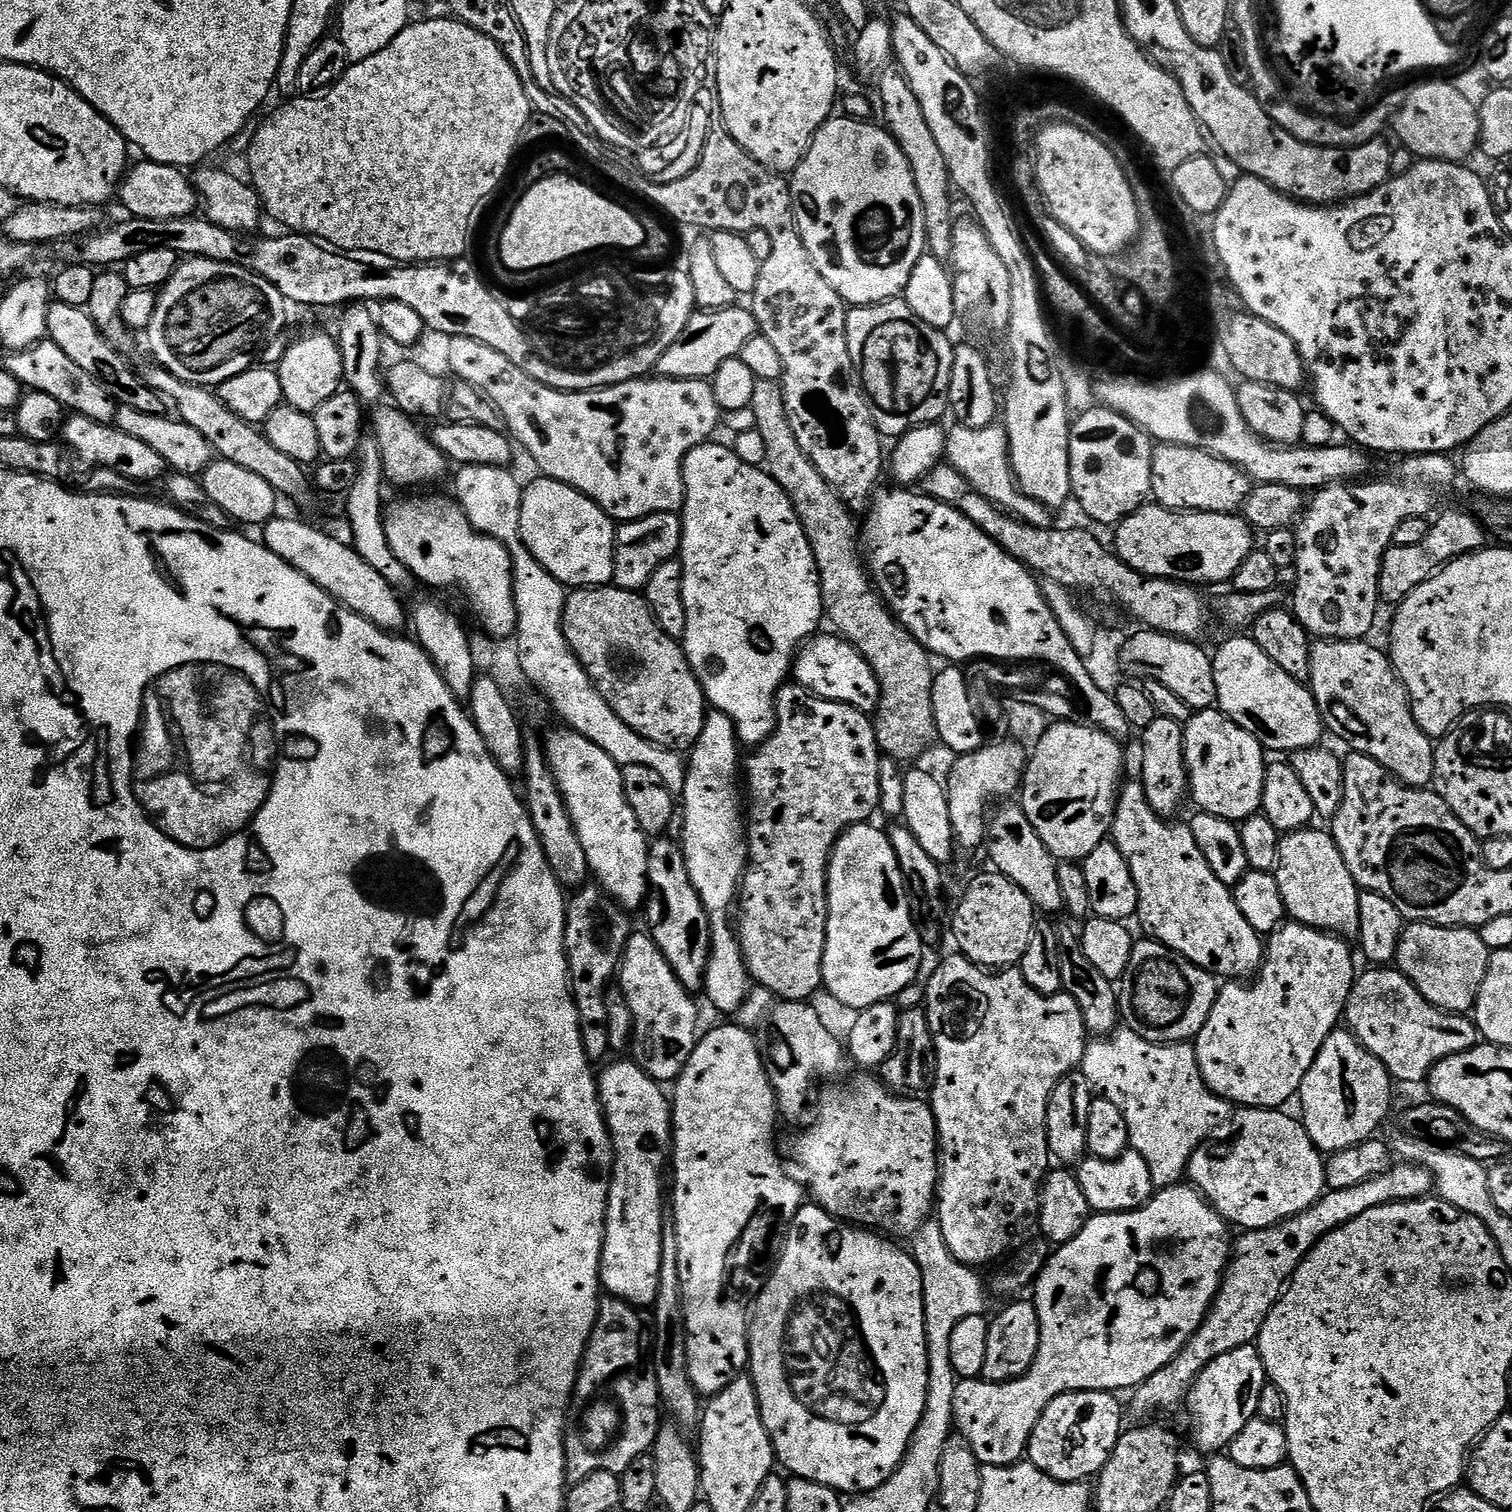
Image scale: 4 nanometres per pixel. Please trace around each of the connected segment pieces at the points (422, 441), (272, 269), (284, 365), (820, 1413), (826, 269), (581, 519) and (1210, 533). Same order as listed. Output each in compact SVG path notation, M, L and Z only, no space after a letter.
M399 407L375 409L376 429L374 435L380 443L380 453L384 459L384 478L389 485L397 484L400 488L416 488L419 484L432 484L444 476L444 471L450 468L448 457L438 450L431 435L423 432L415 424L413 417Z
M193 214L186 218L166 218L165 220L138 220L128 218L128 228L120 227L120 232L114 231L112 227L108 228L112 236L105 236L104 240L92 240L96 244L96 256L84 248L84 264L89 266L120 266L125 260L134 258L146 250L161 248L162 250L174 250L177 257L180 258L199 258L201 260L217 260L223 264L237 264L270 282L275 288L284 295L285 301L292 304L309 304L312 308L336 308L347 306L353 302L383 302L393 300L402 302L405 306L411 306L415 312L422 317L425 329L441 332L444 338L461 336L462 338L474 338L494 350L498 354L506 354L522 374L530 374L542 386L553 388L559 392L598 392L602 388L613 388L615 384L630 382L631 380L642 380L651 377L656 372L658 362L662 358L664 348L661 346L651 346L644 348L637 353L635 357L626 355L626 360L609 364L604 368L600 364L591 367L582 373L574 372L557 372L554 366L541 364L536 357L531 356L528 345L524 338L517 332L515 324L508 319L500 305L492 300L491 293L493 289L484 285L484 280L467 264L467 259L461 258L455 262L429 262L426 264L400 264L399 266L388 266L392 268L375 268L372 264L367 264L367 259L361 258L356 254L349 254L339 250L333 250L323 243L317 242L313 237L303 234L284 234L288 236L276 236L273 240L254 240L258 238L249 238L247 235L236 235L230 230L224 230L221 226L210 223L207 219Z
M312 332L301 340L293 339L278 365L278 373L287 407L315 413L316 408L341 391L344 384L344 354L337 337L327 336L324 332Z
M802 1206L798 1210L796 1217L793 1218L792 1227L788 1229L788 1235L784 1241L784 1251L780 1253L770 1275L767 1277L764 1287L758 1293L758 1299L755 1301L754 1315L751 1317L748 1330L748 1368L750 1369L750 1379L758 1394L758 1406L762 1414L762 1422L766 1426L768 1433L772 1436L772 1448L776 1451L777 1461L781 1465L784 1463L785 1470L783 1469L783 1471L785 1473L793 1472L791 1474L793 1477L802 1480L811 1480L814 1484L822 1484L824 1487L833 1489L840 1494L845 1494L844 1492L865 1492L865 1494L871 1494L876 1489L882 1487L896 1473L897 1468L904 1463L904 1455L908 1453L908 1446L912 1442L912 1435L916 1433L918 1422L926 1410L926 1398L928 1397L928 1347L926 1346L926 1326L924 1325L922 1274L920 1273L920 1267L916 1265L916 1257L912 1255L911 1251L904 1249L903 1252L896 1245L899 1243L893 1242L891 1239L877 1234L875 1231L865 1230L860 1226L849 1226L847 1223L837 1220L835 1216L828 1215L819 1206L808 1207Z
M843 114L829 118L814 134L812 144L802 162L790 174L792 190L792 216L796 219L796 228L800 232L800 240L806 246L814 266L818 266L818 274L838 290L845 305L863 306L881 304L883 300L897 299L903 293L906 282L910 282L910 274L914 274L914 266L918 266L918 258L926 255L926 218L922 210L922 198L918 198L918 186L914 186L914 174L910 170L910 162L906 154L896 144L896 140L879 123L867 120L853 120Z
M538 478L529 488L523 489L524 497L522 498L522 518L520 519L520 540L530 550L530 554L539 562L547 572L560 581L565 586L608 586L612 584L612 575L614 574L614 554L616 553L616 529L611 516L608 516L601 510L589 496L583 492L572 488L569 484L563 484L557 480L547 478Z
M1155 502L1145 503L1143 506L1136 509L1135 512L1131 512L1128 516L1125 516L1119 524L1115 525L1114 532L1116 532L1116 548L1114 547L1115 555L1120 557L1120 561L1123 562L1128 568L1133 568L1134 571L1139 572L1141 576L1145 578L1155 578L1157 580L1175 580L1177 582L1183 582L1193 586L1203 585L1203 580L1208 584L1220 584L1223 582L1231 581L1232 575L1238 570L1238 566L1242 566L1242 562L1246 562L1246 558L1252 551L1254 551L1254 544L1252 544L1252 535L1254 535L1254 529L1243 515L1229 514L1226 512L1178 512L1171 508L1162 508Z

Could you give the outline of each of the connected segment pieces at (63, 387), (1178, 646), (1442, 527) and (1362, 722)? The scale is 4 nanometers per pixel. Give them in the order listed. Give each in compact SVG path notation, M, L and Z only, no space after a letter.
M47 338L40 341L32 348L27 348L21 352L14 352L5 355L3 371L8 372L25 389L35 390L42 394L50 394L63 406L65 410L71 410L75 415L85 416L99 424L112 424L115 421L118 405L102 390L102 386L82 366L74 366L62 350L52 340Z
M1140 630L1137 636L1129 635L1125 642L1125 648L1120 651L1119 663L1125 668L1137 668L1140 672L1145 672L1145 677L1162 682L1190 710L1208 710L1216 704L1216 687L1214 686L1214 674L1212 673L1212 656L1204 653L1199 643L1190 640L1181 640L1179 636L1166 636L1163 632L1151 630Z
M1452 508L1449 512L1444 512L1435 521L1431 521L1426 538L1422 542L1418 542L1414 546L1402 546L1396 544L1388 549L1382 558L1380 566L1380 599L1385 605L1399 606L1403 600L1412 593L1418 586L1422 586L1422 582L1426 582L1435 572L1440 571L1445 564L1449 564L1458 556L1469 556L1471 552L1479 552L1485 547L1486 528L1483 523L1475 515L1472 516L1468 512L1459 512L1458 509Z
M1317 639L1310 654L1310 687L1316 705L1320 707L1320 718L1327 731L1349 740L1355 751L1374 758L1387 768L1397 780L1409 786L1428 786L1433 783L1432 771L1436 754L1433 741L1420 729L1412 713L1412 701L1393 668L1391 659L1383 651L1364 640Z

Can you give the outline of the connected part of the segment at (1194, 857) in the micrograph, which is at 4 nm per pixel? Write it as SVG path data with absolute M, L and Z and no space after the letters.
M1133 782L1123 785L1116 801L1116 814L1110 825L1110 840L1126 858L1132 871L1140 899L1138 920L1153 932L1151 935L1165 949L1173 948L1177 957L1185 956L1189 965L1197 964L1200 968L1216 967L1222 975L1228 976L1224 978L1251 977L1264 963L1265 941L1261 933L1256 932L1240 913L1233 889L1223 884L1214 874L1214 870L1210 870L1202 850L1198 850L1198 842L1194 842L1191 827L1184 825L1183 828L1180 824L1168 823L1172 822L1162 818L1148 803L1143 784Z

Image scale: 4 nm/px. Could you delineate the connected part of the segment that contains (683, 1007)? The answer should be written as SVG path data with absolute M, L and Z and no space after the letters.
M629 935L628 944L624 947L624 957L621 958L618 969L618 987L624 991L624 997L632 1011L634 1031L630 1041L630 1052L636 1055L635 1063L643 1068L653 1080L675 1082L680 1079L680 1073L688 1064L690 1054L698 1043L694 1038L694 1028L698 1027L699 1007L697 1001L692 1001L695 1000L693 993L681 984L670 962L660 953L660 947L651 935L636 935Z

